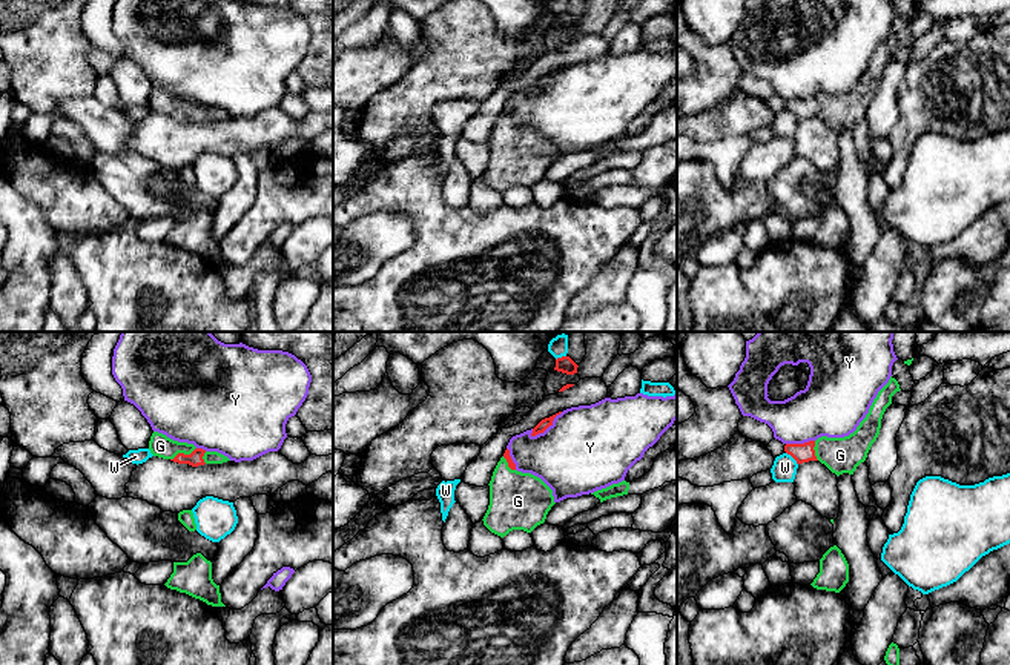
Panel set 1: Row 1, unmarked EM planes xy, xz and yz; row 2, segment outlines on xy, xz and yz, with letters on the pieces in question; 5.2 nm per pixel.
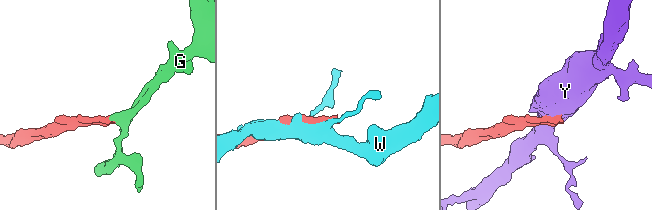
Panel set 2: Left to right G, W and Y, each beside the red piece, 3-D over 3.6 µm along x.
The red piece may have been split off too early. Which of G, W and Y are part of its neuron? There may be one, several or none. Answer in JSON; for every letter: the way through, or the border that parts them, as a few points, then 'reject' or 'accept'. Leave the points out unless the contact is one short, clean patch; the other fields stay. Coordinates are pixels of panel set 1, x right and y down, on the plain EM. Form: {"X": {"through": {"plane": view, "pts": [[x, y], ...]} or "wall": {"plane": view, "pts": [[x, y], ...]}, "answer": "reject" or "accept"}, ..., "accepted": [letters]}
{"G": {"through": {"plane": "xy", "pts": [[195, 114], [183, 109], [160, 102]]}, "answer": "accept"}, "W": {"answer": "reject"}, "Y": {"answer": "reject"}, "accepted": ["G"]}

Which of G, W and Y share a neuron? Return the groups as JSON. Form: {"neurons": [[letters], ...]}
{"neurons": [["G"], ["W"], ["Y"]]}

